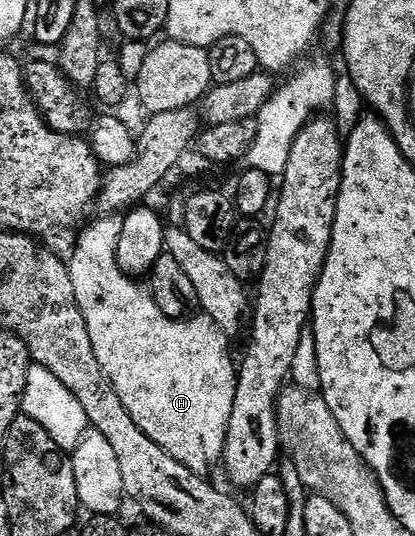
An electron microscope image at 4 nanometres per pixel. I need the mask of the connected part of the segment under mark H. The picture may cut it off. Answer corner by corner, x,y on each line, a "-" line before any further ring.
109,213
103,216
99,221
95,222
83,236
75,243
75,256
69,259
71,276
73,277
73,293
77,293
77,305
81,309
81,313
87,322
89,329
89,341
93,341
93,353
97,353
97,361
101,365
101,369
106,373
107,380
113,385
113,389
117,393
117,397
121,397
121,405
125,405
125,409
129,409
129,417
133,417
133,421
137,421
137,425
141,429
141,433
145,433
145,437
152,439
157,445
161,445
161,449
165,449
165,453
169,453
177,461
181,461
181,465
185,465
185,469
189,469
193,473
207,477
212,473
211,470
216,466
220,466
223,458
223,450
227,444
227,430
229,429
229,417
233,413
233,397
235,396
235,380
237,378
236,360
231,360
231,347
229,337
224,333
212,319
206,317
191,317
186,321
182,319
170,319
165,317
165,313
161,313
161,309
157,309
155,299
152,297
150,290
139,281
133,280
126,275
120,268
117,261
117,248
121,239
121,229
124,227
123,215
119,213

